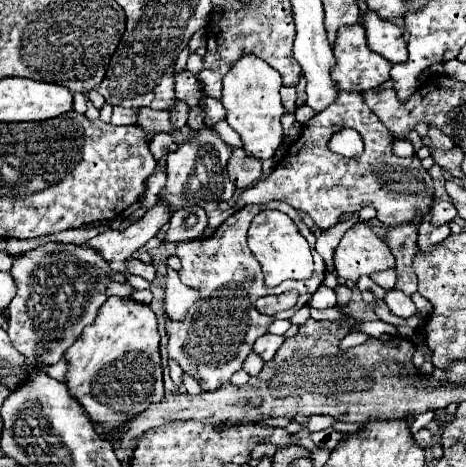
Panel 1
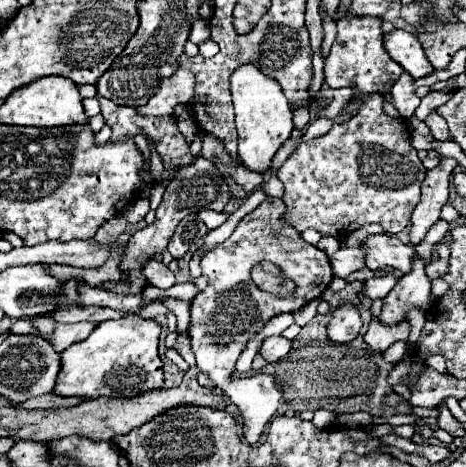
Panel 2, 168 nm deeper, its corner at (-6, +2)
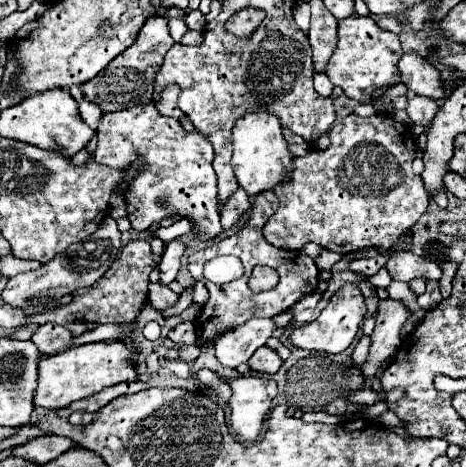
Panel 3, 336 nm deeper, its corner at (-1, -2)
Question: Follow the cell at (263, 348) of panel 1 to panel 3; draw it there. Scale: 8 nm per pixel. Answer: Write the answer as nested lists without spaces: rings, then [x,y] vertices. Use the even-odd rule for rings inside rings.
[[[263,345],[263,347],[259,347],[255,353],[253,353],[253,357],[249,359],[249,365],[251,365],[251,369],[253,371],[259,371],[259,373],[277,373],[279,371],[279,367],[281,367],[281,357],[279,357],[279,353],[275,351],[275,349],[271,349],[271,347],[267,347],[267,345]]]

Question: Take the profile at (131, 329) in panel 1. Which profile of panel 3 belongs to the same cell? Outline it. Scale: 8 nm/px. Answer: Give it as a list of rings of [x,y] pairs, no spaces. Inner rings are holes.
[[[99,341],[71,347],[59,355],[45,355],[41,359],[41,373],[37,379],[37,391],[33,397],[35,407],[43,409],[61,409],[71,405],[77,399],[91,397],[107,387],[117,383],[133,383],[139,381],[139,363],[135,355],[139,355],[139,345],[133,341]]]

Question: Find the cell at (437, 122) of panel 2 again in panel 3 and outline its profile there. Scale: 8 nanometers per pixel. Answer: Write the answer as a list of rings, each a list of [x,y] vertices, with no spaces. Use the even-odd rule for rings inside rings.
[[[413,95],[413,97],[409,97],[407,113],[409,113],[409,117],[411,117],[413,123],[417,123],[417,125],[421,125],[421,127],[425,129],[423,135],[417,139],[417,147],[419,147],[419,149],[425,147],[425,135],[427,135],[429,125],[433,123],[437,111],[439,111],[439,105],[437,105],[435,99],[423,97],[423,95]]]

